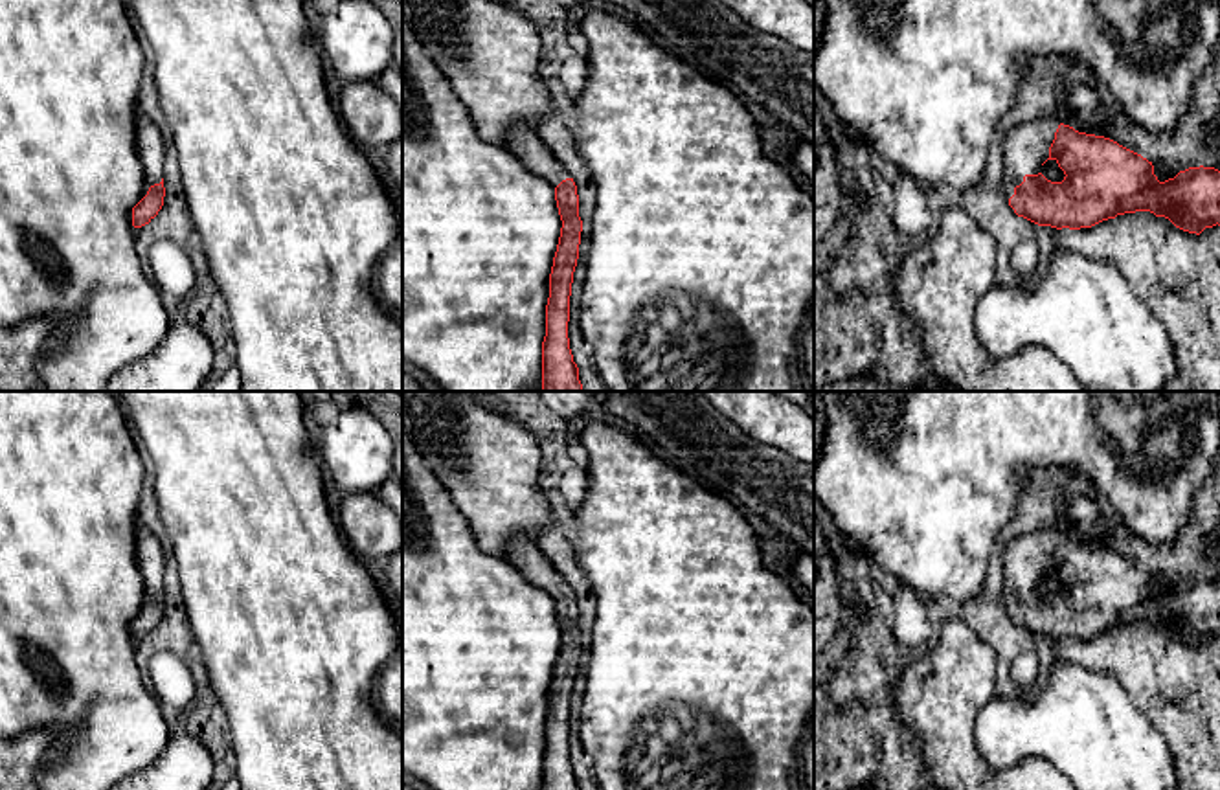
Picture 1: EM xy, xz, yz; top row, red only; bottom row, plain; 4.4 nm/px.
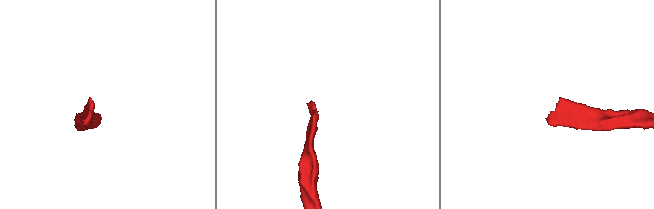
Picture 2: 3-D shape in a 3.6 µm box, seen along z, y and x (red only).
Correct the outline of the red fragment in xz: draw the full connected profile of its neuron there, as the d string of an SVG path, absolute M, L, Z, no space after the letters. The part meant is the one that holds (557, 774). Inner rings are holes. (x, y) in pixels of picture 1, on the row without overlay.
M514 536L507 547L507 559L527 582L542 588L555 601L555 612L562 632L549 685L546 748L542 753L542 790L579 790L579 779L573 773L568 750L570 707L582 643L577 597L571 586L546 560L537 540Z

